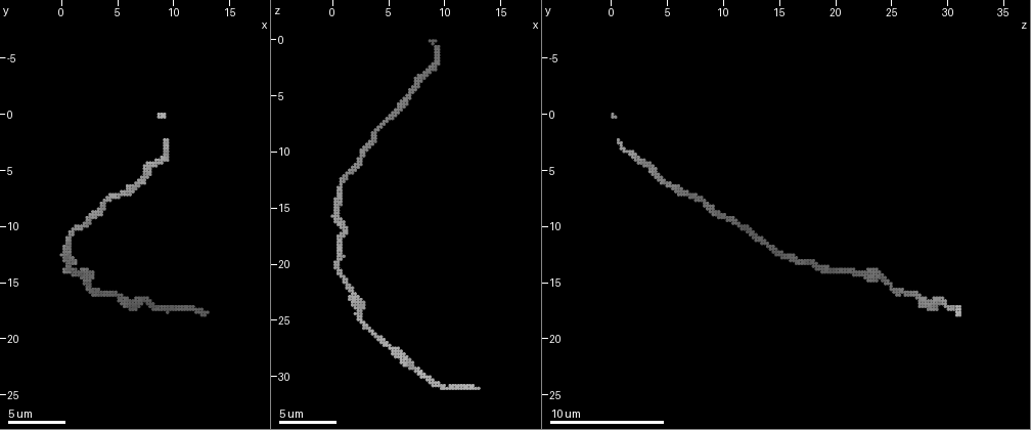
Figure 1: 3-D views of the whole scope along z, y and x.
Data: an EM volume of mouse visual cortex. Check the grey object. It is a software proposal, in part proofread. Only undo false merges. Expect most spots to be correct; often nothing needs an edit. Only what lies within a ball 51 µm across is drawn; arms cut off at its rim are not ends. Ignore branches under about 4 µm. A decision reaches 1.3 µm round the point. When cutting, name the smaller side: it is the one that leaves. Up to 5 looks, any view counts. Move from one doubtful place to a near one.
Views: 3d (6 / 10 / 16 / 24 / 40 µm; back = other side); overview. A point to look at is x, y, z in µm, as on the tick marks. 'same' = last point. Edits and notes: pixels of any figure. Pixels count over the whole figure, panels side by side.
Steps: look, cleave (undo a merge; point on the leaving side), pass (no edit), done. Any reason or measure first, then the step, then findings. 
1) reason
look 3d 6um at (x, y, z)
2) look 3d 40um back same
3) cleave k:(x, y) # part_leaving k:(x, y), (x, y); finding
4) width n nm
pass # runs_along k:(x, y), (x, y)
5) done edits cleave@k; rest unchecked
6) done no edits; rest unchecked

calibre changes
look 3d 10um at (5.2, 16.2, 27.4)

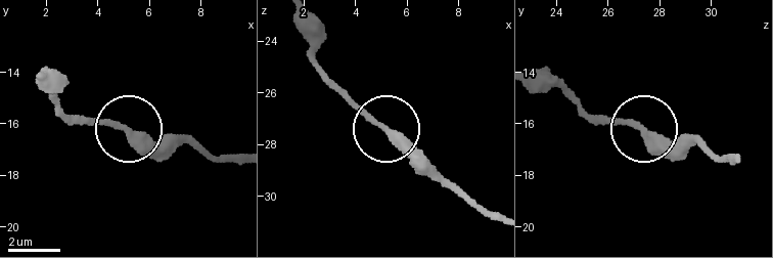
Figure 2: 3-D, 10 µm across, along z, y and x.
look 3d 10um back at (5.3, 16.3, 27.4)

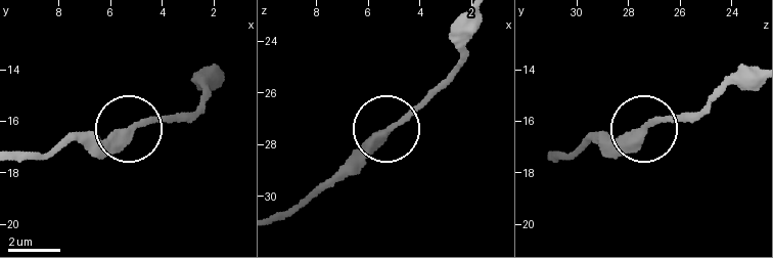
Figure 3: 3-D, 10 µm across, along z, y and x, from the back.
pass # one cell here

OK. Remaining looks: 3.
sudden change in width
look 3d 10um at (2.4, 14.8, 24.4)

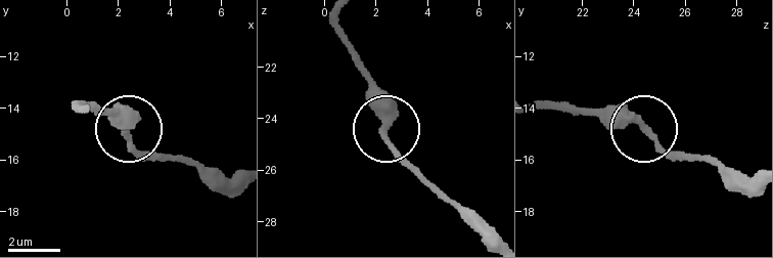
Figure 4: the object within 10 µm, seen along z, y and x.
pass # runs_along 4:(337, 17), (339, 37), (368, 84), (372, 110), (414, 174); all the same cell

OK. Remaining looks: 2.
look 3d 10um at (0.2, 12.6, 15.8)

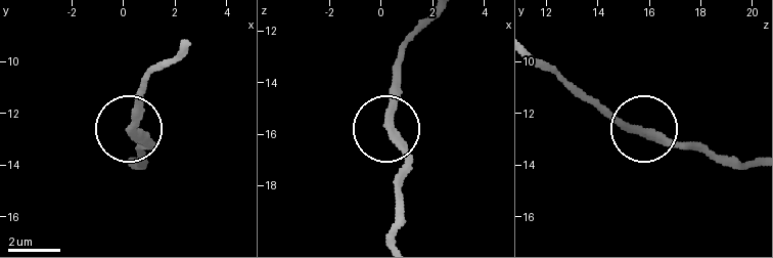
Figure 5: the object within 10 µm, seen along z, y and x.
pass # runs_along 5:(392, 131), (407, 167), (401, 198); continuous, no second cell

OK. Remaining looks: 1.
done no edits; rest unchecked

